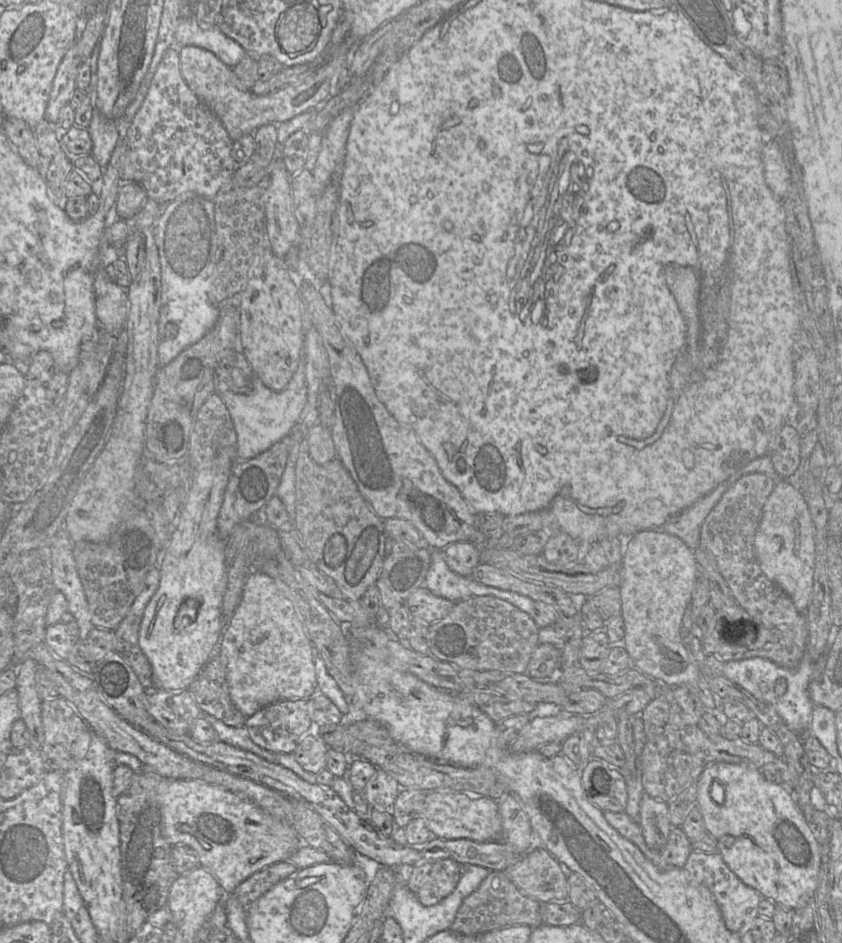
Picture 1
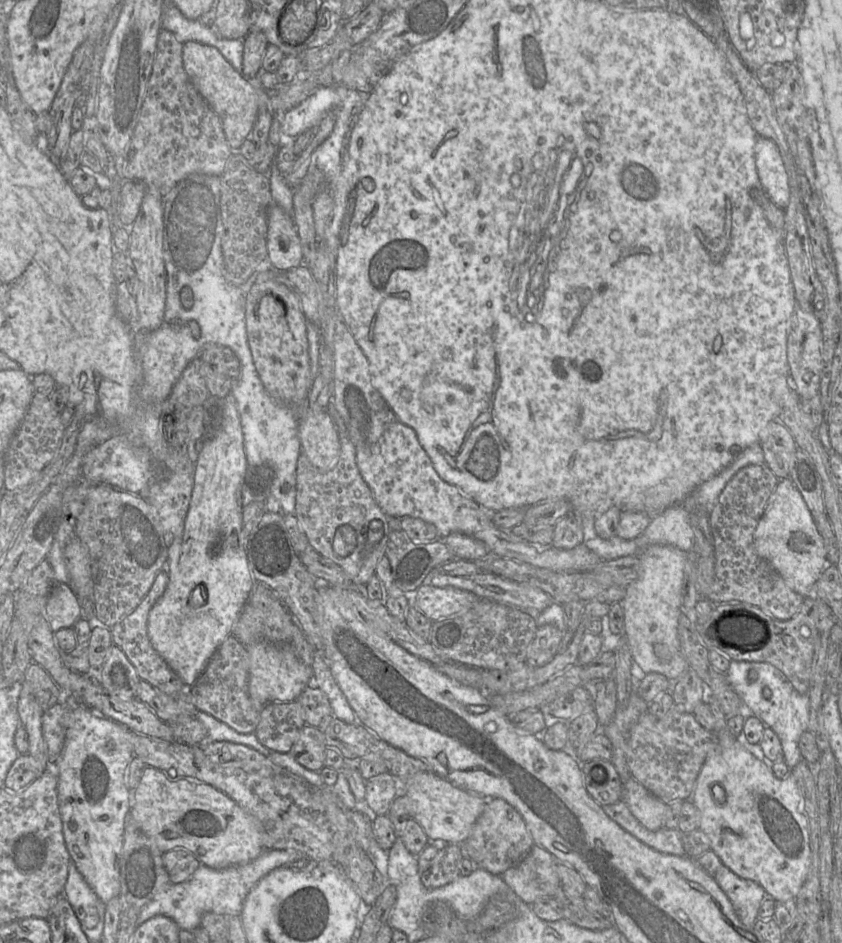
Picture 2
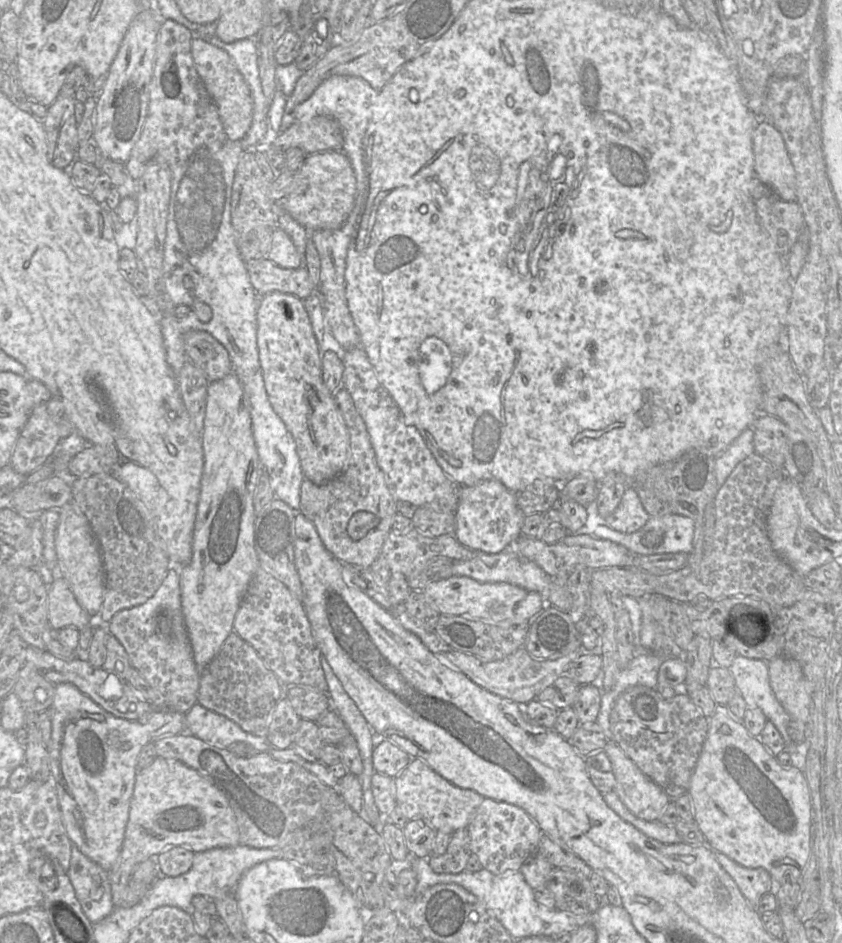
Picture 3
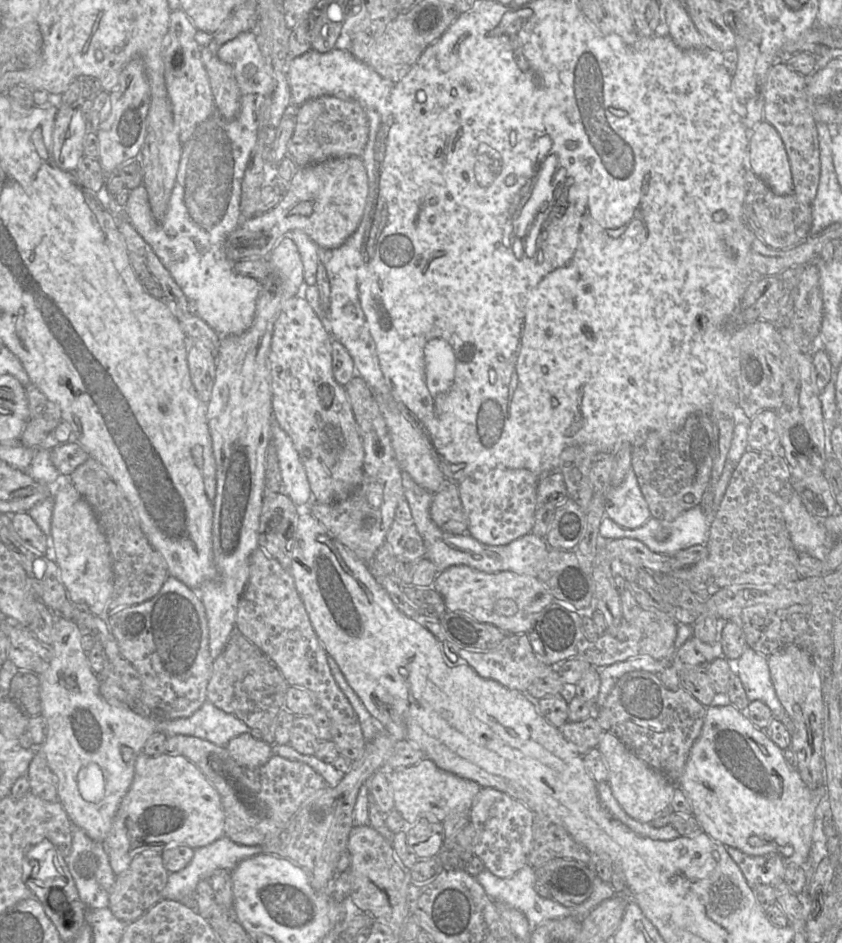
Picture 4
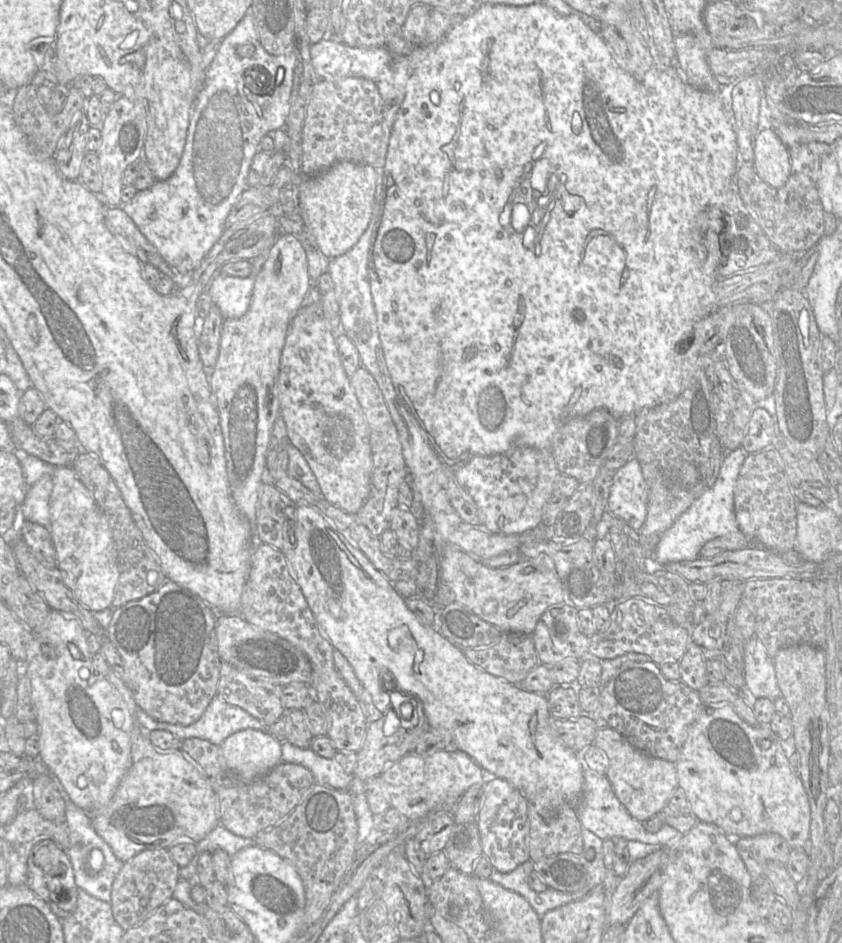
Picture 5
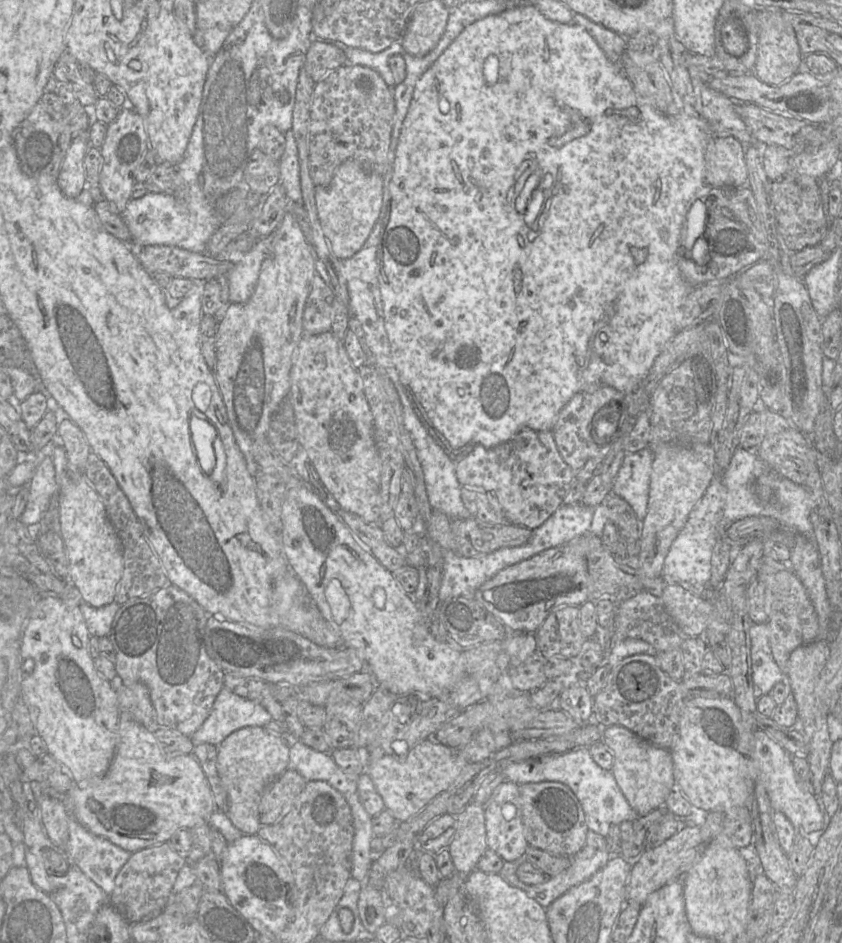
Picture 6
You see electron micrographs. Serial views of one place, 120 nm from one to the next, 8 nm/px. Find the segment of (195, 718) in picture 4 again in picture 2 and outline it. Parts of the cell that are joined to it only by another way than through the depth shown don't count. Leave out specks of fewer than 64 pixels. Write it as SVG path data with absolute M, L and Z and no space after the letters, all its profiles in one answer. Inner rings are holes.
M198 711L195 717L207 730L206 742L231 742L242 744L256 750L266 757L269 757L271 751L259 742L254 733L239 733L227 724L202 711Z

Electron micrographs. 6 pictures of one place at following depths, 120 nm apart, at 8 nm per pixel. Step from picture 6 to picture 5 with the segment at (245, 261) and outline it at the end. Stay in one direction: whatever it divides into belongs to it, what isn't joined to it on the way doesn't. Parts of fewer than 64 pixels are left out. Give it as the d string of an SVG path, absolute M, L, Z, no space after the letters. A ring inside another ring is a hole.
M269 250L251 260L252 271L247 277L229 276L221 272L213 277L206 291L224 319L240 318L248 311L256 277L268 253Z

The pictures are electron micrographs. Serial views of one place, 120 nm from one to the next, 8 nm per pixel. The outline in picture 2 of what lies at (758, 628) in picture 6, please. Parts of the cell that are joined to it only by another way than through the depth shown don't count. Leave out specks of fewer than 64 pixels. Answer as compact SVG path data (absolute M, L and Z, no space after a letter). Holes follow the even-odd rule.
M731 661L725 676L740 697L745 712L758 717L766 727L777 734L784 753L784 762L792 769L803 759L798 743L801 734L808 730L809 726L808 694L797 692L780 670L766 662ZM750 670L755 670L757 673L757 679L754 682L748 680ZM764 688L769 689L769 698L763 696Z

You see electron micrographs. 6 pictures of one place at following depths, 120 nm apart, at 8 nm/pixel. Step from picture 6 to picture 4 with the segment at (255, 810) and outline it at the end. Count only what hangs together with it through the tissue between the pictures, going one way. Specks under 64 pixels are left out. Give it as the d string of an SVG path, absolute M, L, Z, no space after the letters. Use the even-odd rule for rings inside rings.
M248 733L232 738L226 749L236 762L247 768L258 768L266 764L273 755L272 745L255 739Z

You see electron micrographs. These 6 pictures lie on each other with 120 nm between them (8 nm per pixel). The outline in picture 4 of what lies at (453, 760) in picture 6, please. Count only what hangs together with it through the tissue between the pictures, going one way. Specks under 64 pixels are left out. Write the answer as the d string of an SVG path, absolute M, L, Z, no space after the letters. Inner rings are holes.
M428 758L412 766L387 770L387 774L394 808L403 816L407 826L414 824L422 813L432 813L438 821L443 822L453 813L469 812L474 797L481 789L477 782L442 770Z

